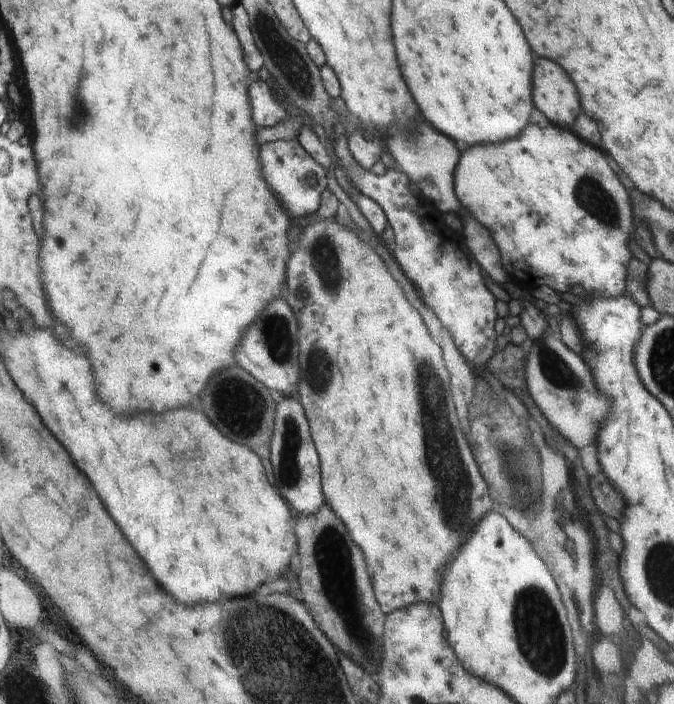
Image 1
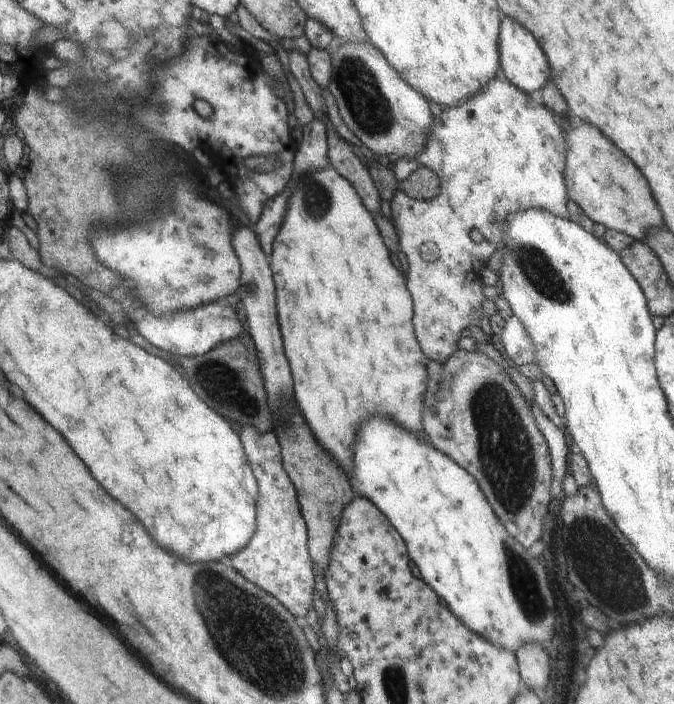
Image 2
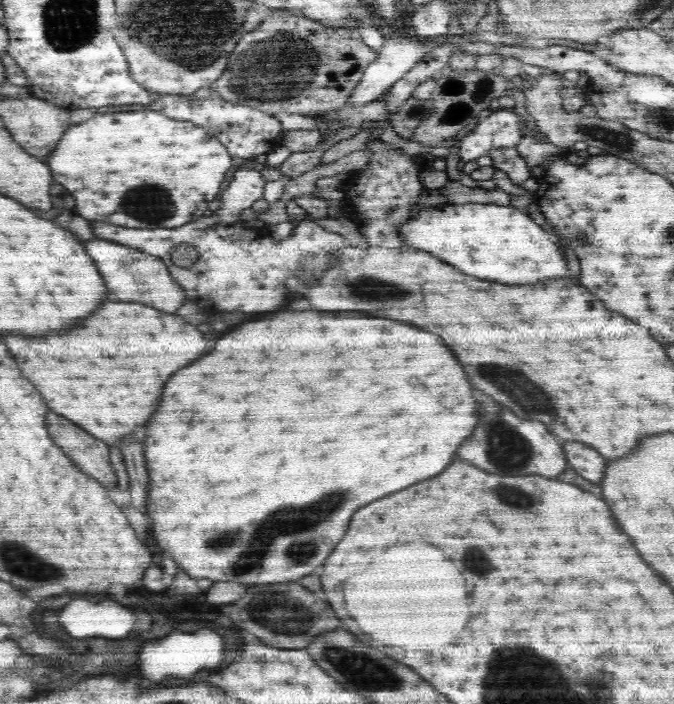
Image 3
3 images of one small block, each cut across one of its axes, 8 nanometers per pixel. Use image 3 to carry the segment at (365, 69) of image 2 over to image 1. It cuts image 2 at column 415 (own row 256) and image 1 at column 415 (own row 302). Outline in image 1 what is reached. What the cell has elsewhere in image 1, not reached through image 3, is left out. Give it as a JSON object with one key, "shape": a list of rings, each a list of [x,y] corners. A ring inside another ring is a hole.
{"shape":[[[428,124],[420,126],[418,140],[414,140],[414,136],[416,134],[409,131],[401,131],[386,140],[392,156],[399,164],[398,170],[406,174],[410,181],[424,193],[423,197],[430,199],[441,212],[460,210],[460,204],[458,204],[454,188],[452,188],[454,186],[452,182],[455,182],[455,180],[452,180],[454,178],[454,168],[456,168],[458,156],[460,156],[454,142],[448,140],[444,134],[436,132]]]}

